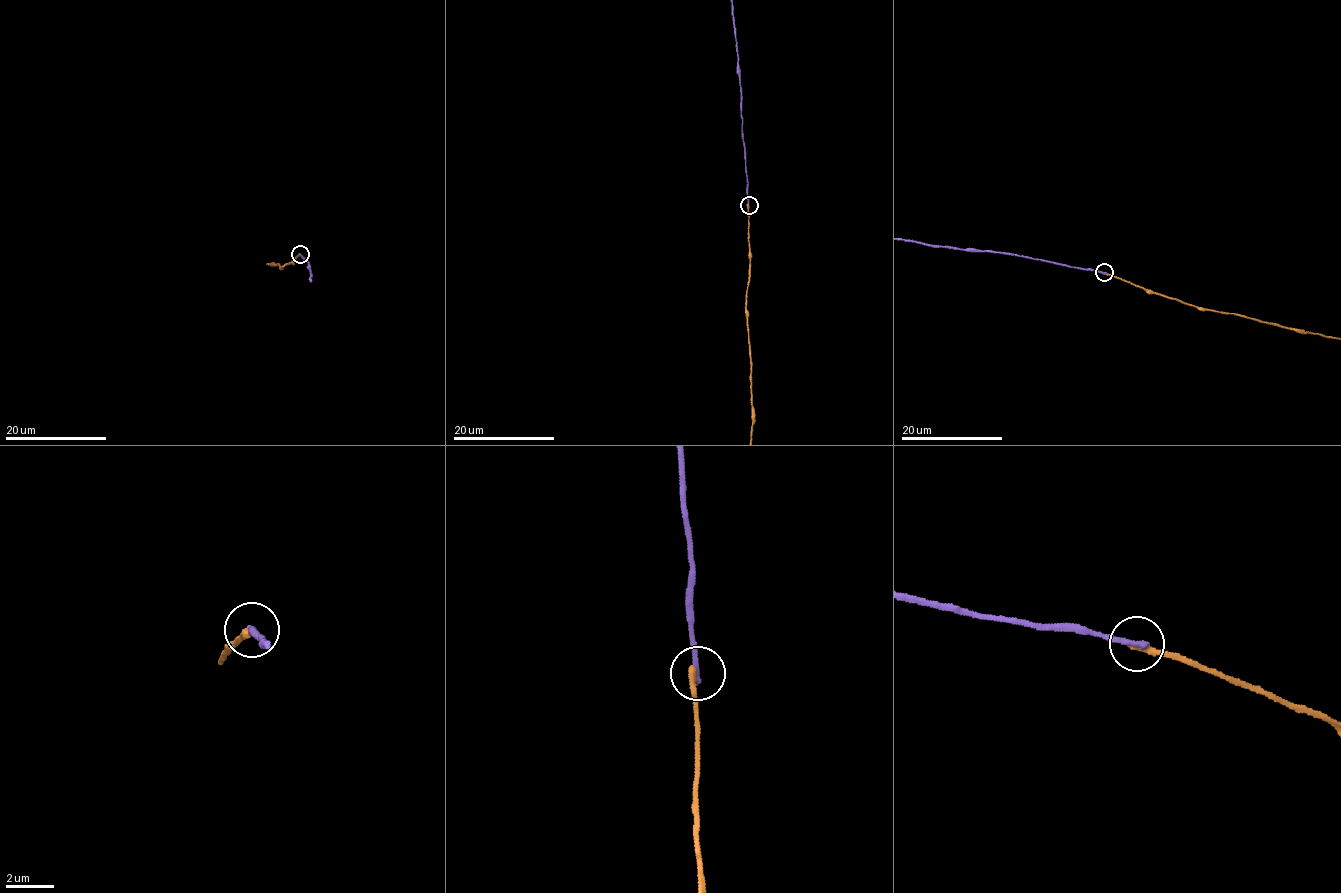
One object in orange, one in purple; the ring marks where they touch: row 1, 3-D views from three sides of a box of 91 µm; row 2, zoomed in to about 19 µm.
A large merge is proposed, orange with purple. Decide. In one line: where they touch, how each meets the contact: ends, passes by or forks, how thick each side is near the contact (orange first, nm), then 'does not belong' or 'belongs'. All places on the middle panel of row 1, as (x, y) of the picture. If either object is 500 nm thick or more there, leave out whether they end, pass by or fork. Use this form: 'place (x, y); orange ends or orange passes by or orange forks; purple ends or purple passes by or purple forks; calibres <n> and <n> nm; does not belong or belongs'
place (749, 205); orange ends; purple ends; calibres 300 and 260 nm; does not belong

